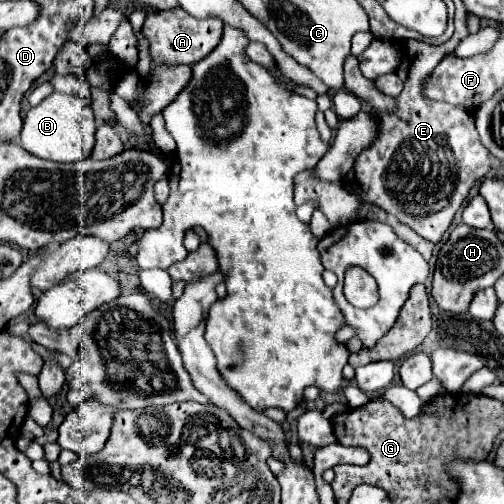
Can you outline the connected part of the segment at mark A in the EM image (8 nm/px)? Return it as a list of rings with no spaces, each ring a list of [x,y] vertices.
[[[166,10],[164,22],[156,16],[146,16],[144,22],[144,36],[150,40],[150,54],[154,64],[194,64],[202,58],[206,58],[220,42],[222,38],[222,20],[218,18],[206,18],[198,20],[190,16],[186,10]]]

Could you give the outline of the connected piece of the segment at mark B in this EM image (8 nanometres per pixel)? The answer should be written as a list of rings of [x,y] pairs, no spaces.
[[[54,92],[42,104],[28,110],[20,132],[20,144],[24,150],[42,160],[74,164],[90,156],[94,148],[94,132],[96,132],[96,122],[92,108],[84,106],[76,96]]]

